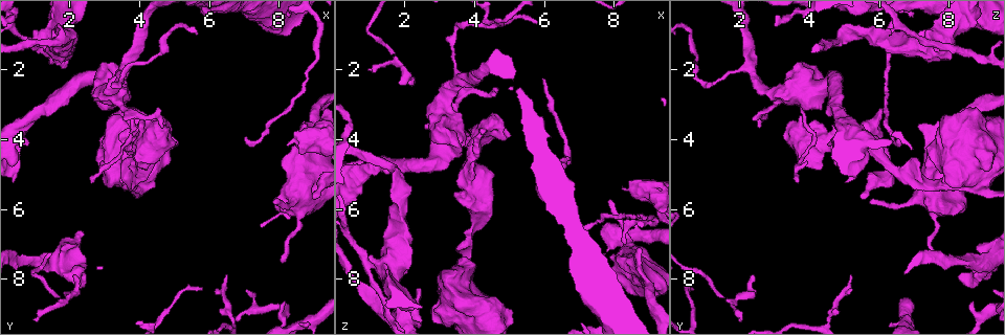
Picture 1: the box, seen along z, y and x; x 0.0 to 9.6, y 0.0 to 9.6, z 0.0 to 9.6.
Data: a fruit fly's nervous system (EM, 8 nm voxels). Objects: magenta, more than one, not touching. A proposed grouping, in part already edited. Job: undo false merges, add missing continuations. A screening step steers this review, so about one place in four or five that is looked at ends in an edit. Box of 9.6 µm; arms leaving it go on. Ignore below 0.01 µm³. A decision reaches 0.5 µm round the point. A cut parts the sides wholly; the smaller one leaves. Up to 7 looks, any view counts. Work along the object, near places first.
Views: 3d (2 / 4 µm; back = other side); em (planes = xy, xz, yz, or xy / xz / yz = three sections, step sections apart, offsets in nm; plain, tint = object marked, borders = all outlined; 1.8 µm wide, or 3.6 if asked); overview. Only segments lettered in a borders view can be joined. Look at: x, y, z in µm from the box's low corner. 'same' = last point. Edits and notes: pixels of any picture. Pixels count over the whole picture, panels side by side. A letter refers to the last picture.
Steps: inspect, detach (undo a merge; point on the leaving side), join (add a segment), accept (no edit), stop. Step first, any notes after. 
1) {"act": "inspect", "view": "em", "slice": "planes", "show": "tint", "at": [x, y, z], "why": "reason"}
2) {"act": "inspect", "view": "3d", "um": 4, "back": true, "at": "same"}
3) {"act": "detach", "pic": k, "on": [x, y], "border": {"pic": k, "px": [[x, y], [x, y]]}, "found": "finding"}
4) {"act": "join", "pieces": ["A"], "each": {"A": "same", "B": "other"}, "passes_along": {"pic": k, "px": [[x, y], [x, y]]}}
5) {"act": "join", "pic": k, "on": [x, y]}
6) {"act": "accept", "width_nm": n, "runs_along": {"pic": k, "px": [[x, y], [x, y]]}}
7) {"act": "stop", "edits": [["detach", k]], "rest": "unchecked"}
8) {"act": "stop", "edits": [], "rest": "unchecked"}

{"act": "inspect", "view": "em", "um": 3.6, "slice": "xy", "step": 16, "show": "tint", "at": [4.00, 5.35, 9.05], "why": "calibre changes"}

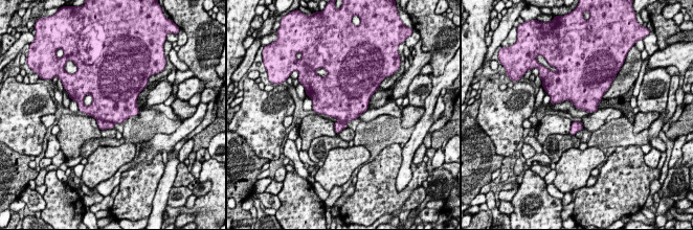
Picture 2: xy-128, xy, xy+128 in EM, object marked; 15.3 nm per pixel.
{"act": "inspect", "view": "em", "um": 3.6, "slice": "planes", "show": "borders", "at": "same", "why": "cut it another way"}

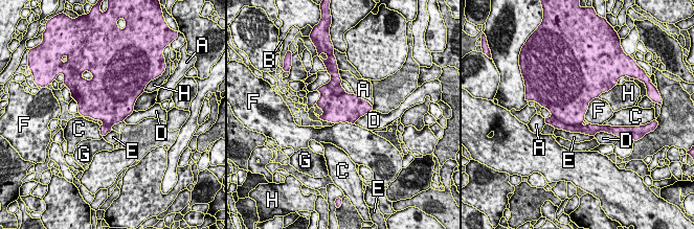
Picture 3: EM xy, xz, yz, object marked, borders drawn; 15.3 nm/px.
{"act": "detach", "pic": 3, "on": [553, 121], "each": {"A": "other", "B": "other", "C": "other", "D": "other", "E": "other", "F": "other", "G": "other", "H": "other"}, "border": {"pic": 3, "px": [[552, 114], [564, 123], [581, 124]]}, "found": "two neurons meet here"}

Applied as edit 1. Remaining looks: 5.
{"act": "inspect", "view": "overview"}

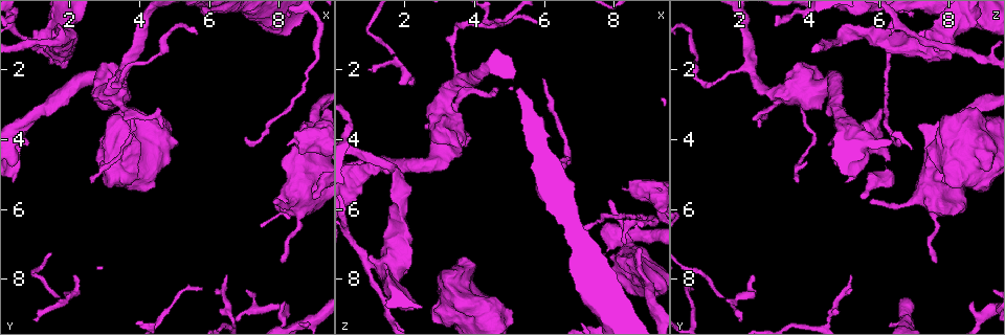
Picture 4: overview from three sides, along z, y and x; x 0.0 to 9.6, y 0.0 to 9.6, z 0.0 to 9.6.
{"act": "inspect", "view": "3d", "um": 4, "at": [8.65, 4.05, 5.45], "why": "calibre changes"}

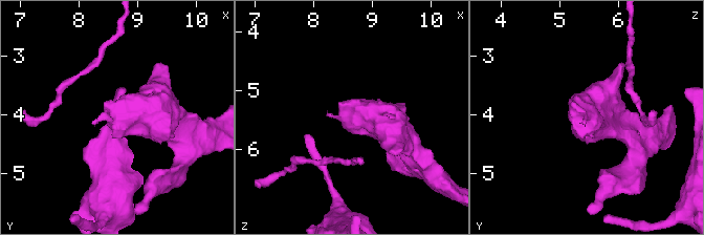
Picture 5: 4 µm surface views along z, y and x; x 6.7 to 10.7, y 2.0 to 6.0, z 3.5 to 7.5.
{"act": "inspect", "view": "em", "slice": "planes", "show": "tint", "at": [8.65, 4.00, 5.45]}

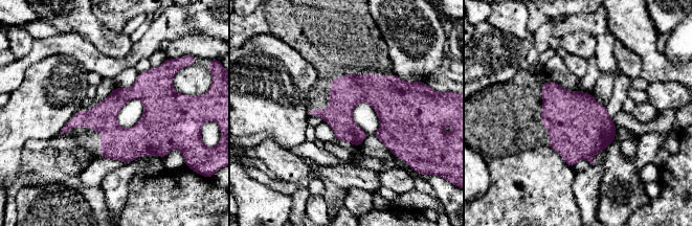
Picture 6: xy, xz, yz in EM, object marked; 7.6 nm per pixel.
{"act": "inspect", "view": "em", "slice": "planes", "show": "borders", "at": "same"}

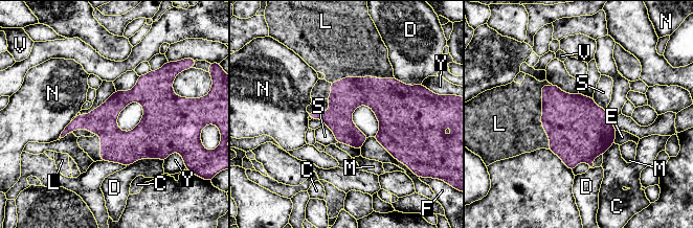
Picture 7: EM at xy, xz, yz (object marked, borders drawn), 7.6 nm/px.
{"act": "join", "pieces": ["L"], "longest_contact_nm": ["L", 500], "each": {"C": "other", "D": "other", "E": "other", "F": "other", "L": "same", "M": "other", "N": "other", "S": "other", "V": "other", "Y": "other"}, "found": "it goes on there"}

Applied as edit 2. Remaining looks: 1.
{"act": "stop", "edits": [["detach", 3], ["join", 7]], "rest": "unchecked"}

